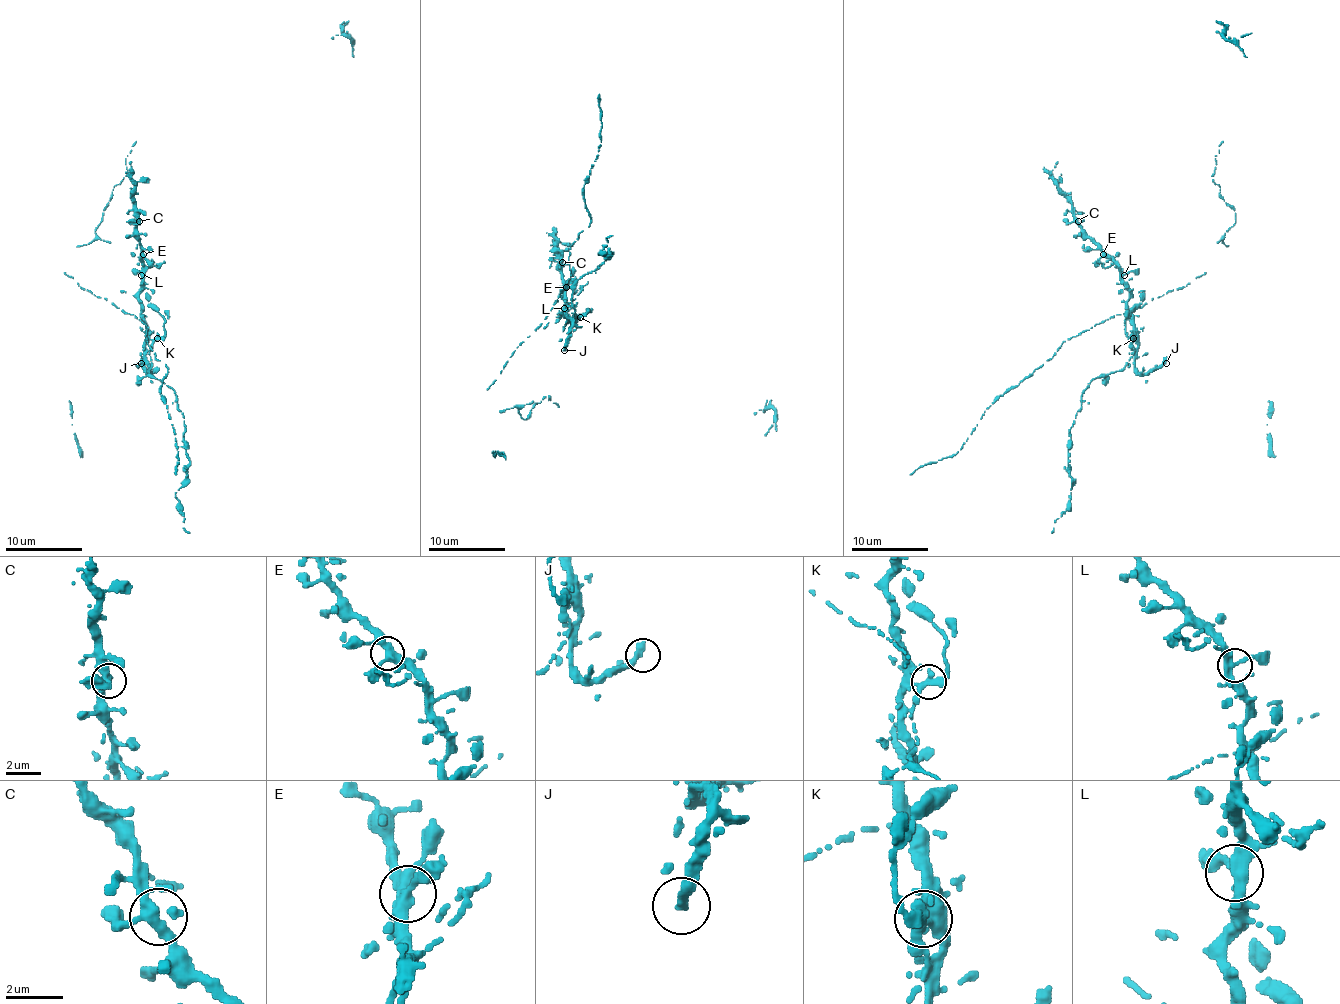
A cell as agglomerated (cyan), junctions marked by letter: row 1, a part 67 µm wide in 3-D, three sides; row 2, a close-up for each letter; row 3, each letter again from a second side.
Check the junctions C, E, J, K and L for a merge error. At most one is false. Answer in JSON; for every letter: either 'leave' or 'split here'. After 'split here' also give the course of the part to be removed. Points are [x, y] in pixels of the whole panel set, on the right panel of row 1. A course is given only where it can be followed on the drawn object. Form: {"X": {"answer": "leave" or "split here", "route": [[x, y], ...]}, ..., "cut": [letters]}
{"C": {"answer": "leave"}, "E": {"answer": "leave"}, "J": {"answer": "leave"}, "K": {"answer": "split here", "route": [[1133, 338], [1133, 355], [1120, 370], [1101, 374], [1083, 391], [1081, 407], [1070, 428], [1070, 499], [1051, 533]]}, "L": {"answer": "leave"}, "cut": ["K"]}

